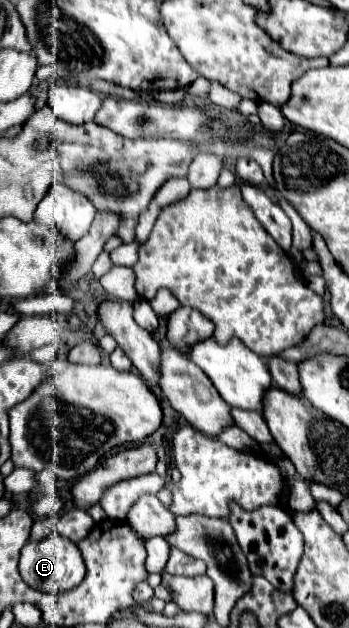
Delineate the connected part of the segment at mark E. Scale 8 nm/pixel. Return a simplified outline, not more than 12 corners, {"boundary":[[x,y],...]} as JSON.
{"boundary":[[75,542],[25,544],[19,572],[35,590],[63,592],[85,578]]}

